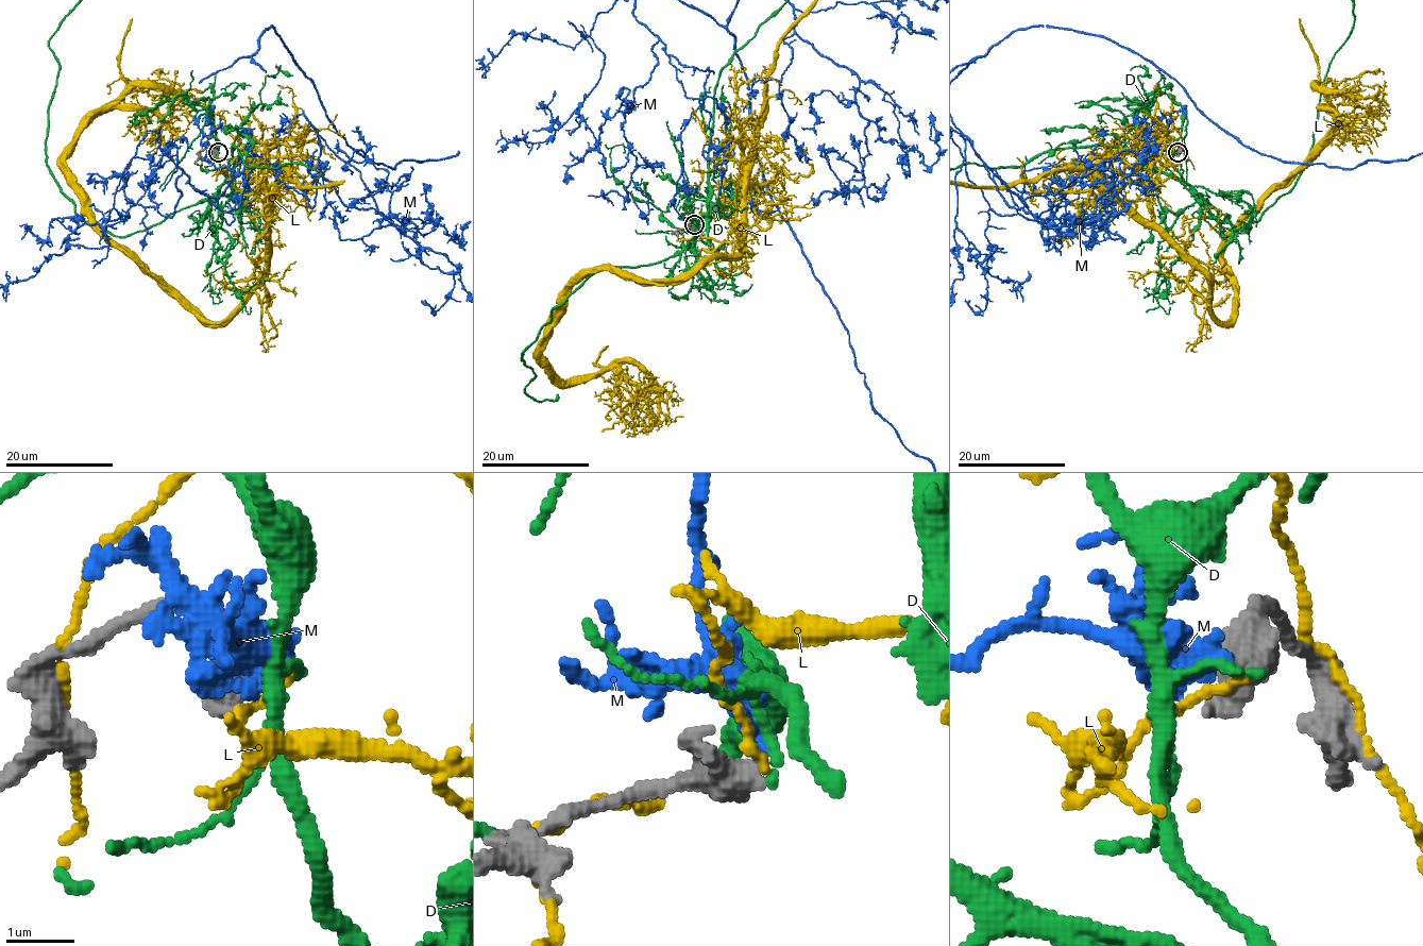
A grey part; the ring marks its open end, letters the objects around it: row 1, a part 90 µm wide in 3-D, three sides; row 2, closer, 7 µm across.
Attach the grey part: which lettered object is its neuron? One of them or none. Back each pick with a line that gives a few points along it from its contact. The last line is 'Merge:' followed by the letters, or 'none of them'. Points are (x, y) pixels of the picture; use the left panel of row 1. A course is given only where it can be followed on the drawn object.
M: it runs (218, 151), (201, 145), (232, 179), (207, 196), (157, 129), (272, 24), (371, 163), (457, 153), (422, 70)
Merge: M

